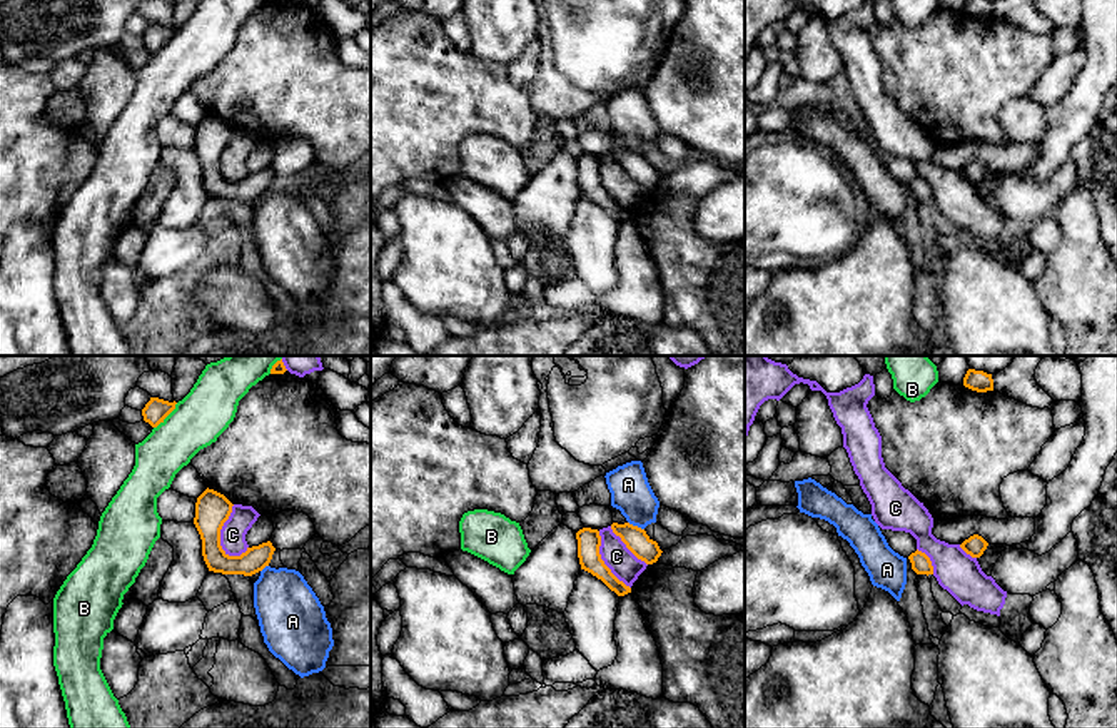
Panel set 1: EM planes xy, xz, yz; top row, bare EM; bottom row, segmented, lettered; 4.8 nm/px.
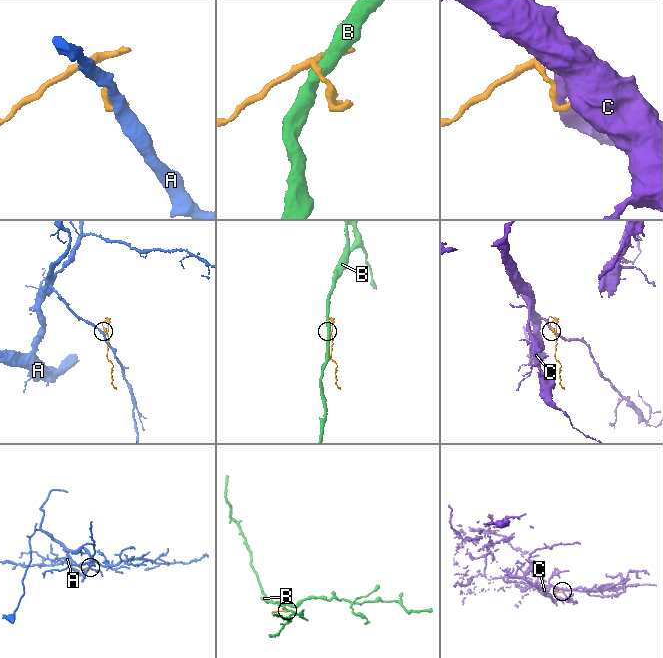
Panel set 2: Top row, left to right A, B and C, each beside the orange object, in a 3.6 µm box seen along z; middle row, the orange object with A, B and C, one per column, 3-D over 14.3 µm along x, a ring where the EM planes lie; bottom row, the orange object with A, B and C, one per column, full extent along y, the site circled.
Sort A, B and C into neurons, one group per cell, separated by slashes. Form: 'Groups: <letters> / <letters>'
Groups: A / B / C

